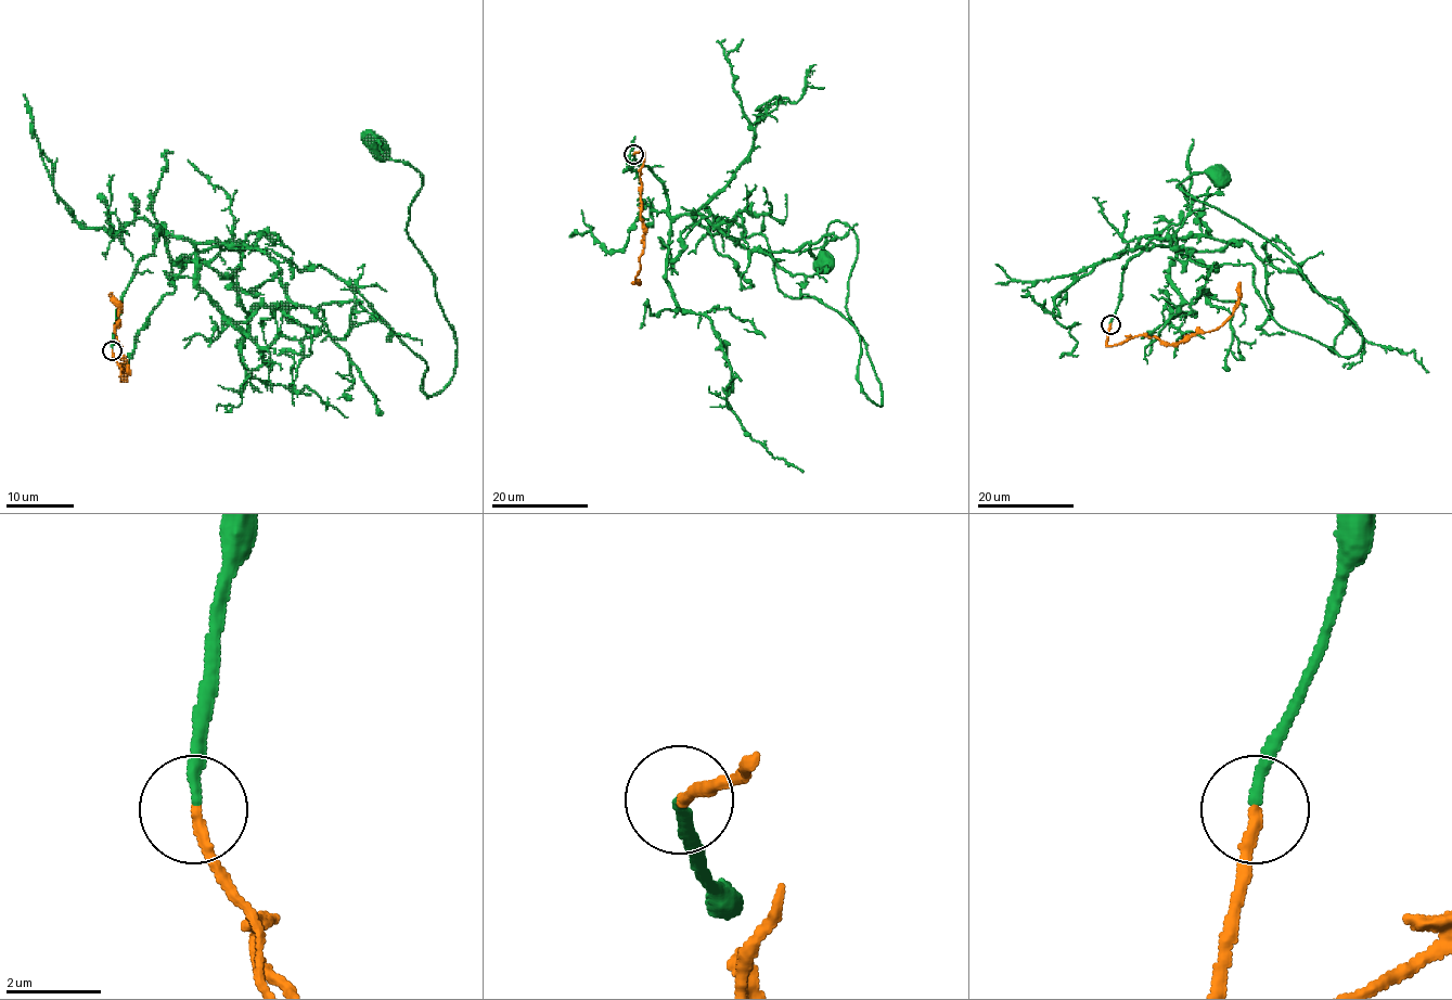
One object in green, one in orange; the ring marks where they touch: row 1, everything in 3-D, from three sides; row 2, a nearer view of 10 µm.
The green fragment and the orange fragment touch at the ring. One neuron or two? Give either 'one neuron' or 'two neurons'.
one neuron

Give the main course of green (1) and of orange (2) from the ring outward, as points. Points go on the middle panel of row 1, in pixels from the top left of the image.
1: (633, 154), (671, 216), (761, 233), (776, 286), (856, 329), (881, 406), (846, 308), (848, 226), (823, 261)
2: (633, 154), (643, 152), (640, 172), (644, 241), (635, 276), (639, 283), (632, 284)

